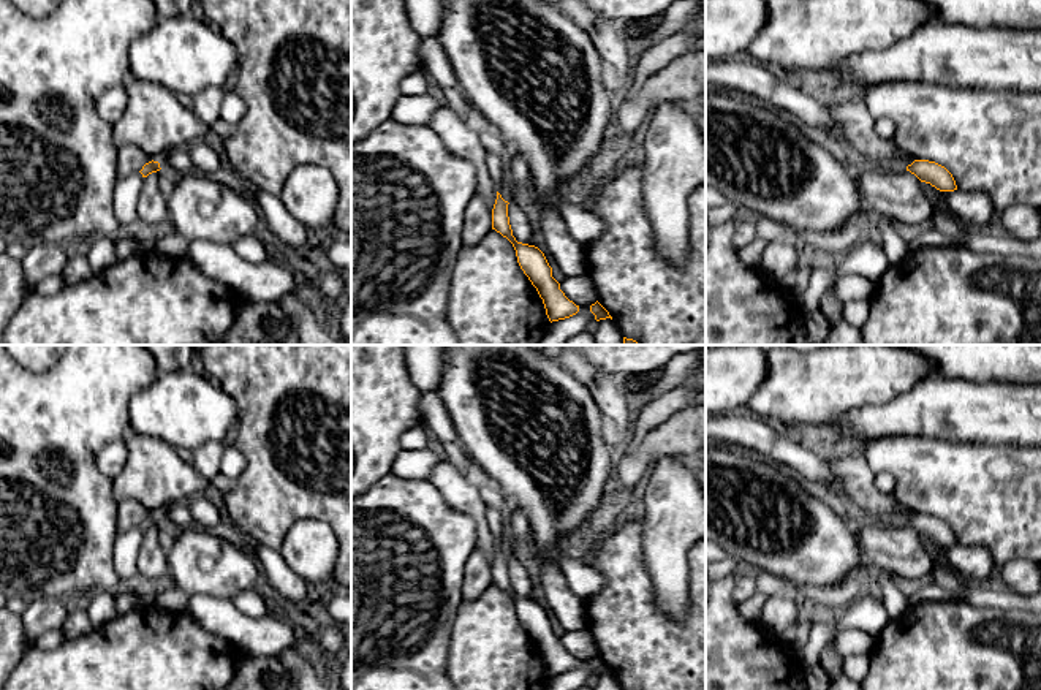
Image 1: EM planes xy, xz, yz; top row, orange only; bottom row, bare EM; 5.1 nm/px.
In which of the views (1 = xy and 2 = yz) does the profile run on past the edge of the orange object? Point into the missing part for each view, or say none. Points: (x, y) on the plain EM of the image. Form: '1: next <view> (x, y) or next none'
1: next none
2: next none

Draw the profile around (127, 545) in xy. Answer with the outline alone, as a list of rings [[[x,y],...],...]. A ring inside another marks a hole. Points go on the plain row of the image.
[[[141,527],[119,533],[112,549],[115,573],[120,579],[133,579],[138,574],[138,554],[144,540]]]

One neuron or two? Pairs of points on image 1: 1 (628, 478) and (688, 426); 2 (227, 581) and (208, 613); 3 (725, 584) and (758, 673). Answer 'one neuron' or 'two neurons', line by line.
1: one neuron
2: two neurons
3: one neuron

